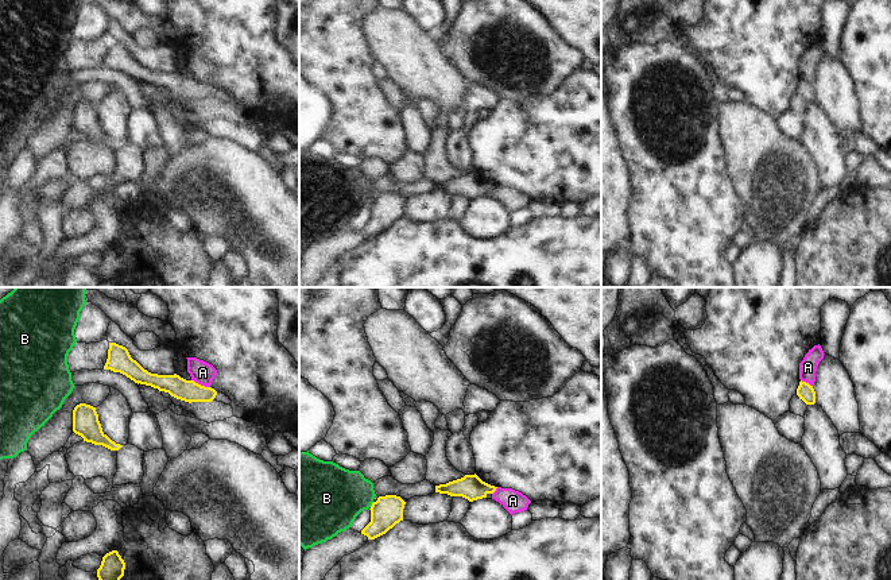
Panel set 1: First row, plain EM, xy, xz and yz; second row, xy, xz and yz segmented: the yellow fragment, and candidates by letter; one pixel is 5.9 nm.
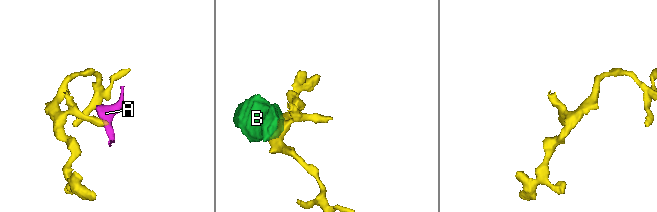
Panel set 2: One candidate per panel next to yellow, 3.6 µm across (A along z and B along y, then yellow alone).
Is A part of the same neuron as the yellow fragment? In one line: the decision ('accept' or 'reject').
reject

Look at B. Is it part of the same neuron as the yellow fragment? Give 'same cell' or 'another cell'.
another cell

